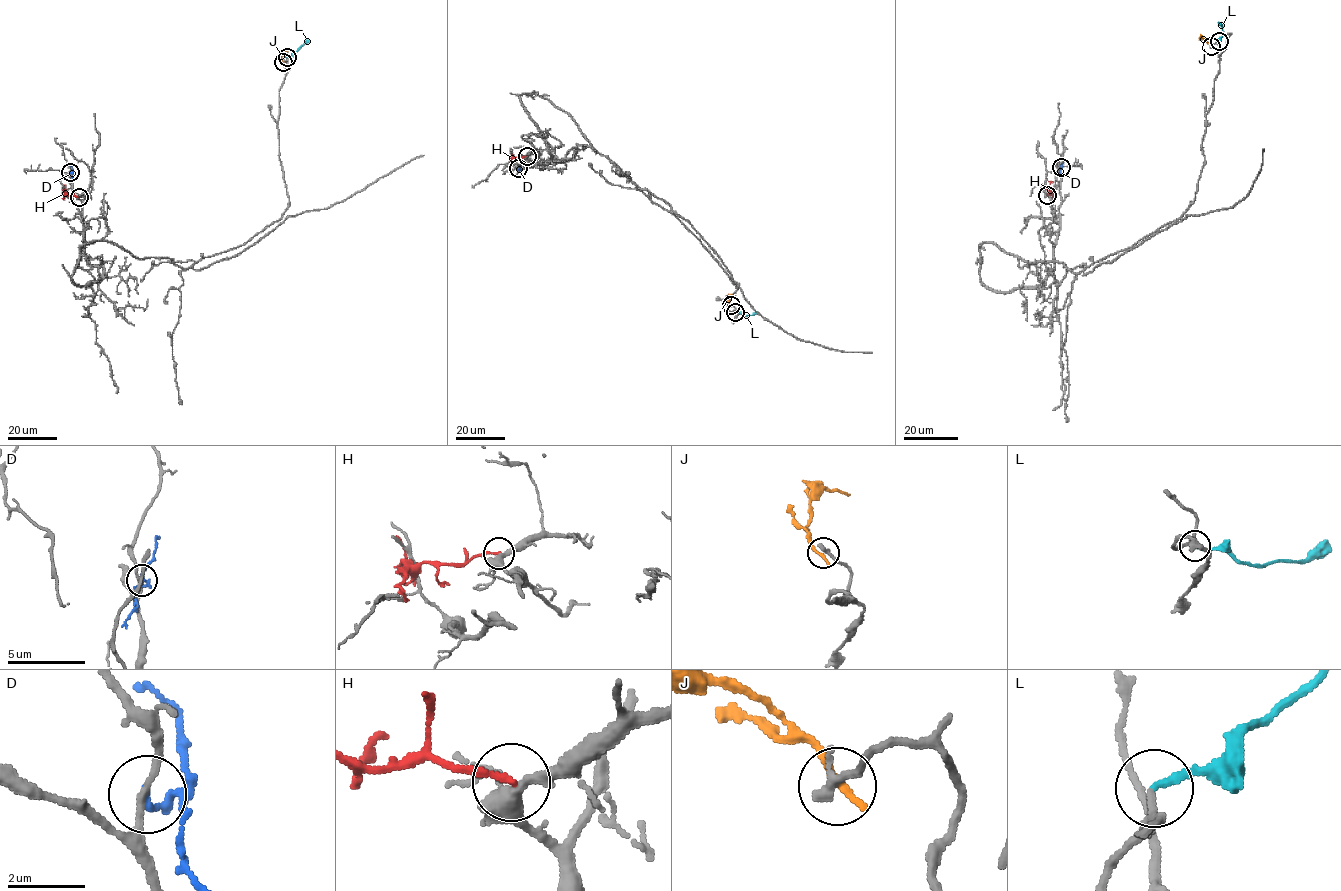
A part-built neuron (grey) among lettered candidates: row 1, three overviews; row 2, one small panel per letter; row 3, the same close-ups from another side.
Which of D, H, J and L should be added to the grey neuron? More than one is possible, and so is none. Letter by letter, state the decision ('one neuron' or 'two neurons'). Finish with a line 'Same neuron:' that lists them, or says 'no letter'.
D: two neurons
H: two neurons
J: two neurons
L: one neuron
Same neuron: L

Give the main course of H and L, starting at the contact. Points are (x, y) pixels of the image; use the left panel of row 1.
H: (79, 197), (69, 196), (65, 185)
L: (287, 57), (308, 39)

